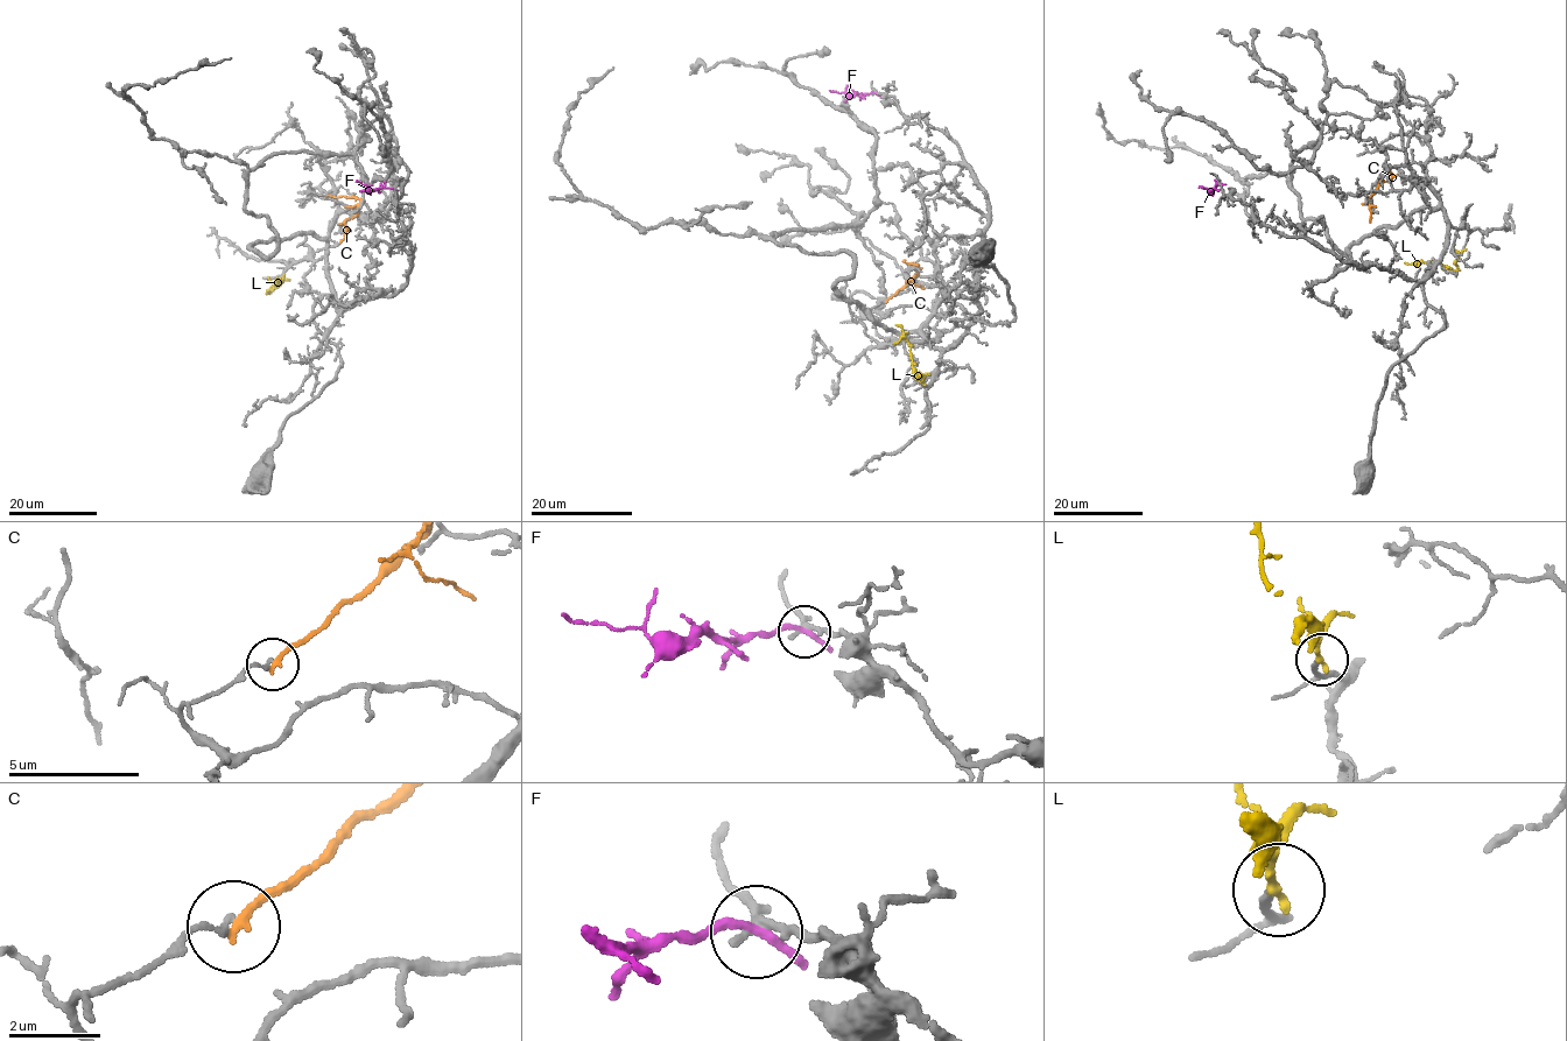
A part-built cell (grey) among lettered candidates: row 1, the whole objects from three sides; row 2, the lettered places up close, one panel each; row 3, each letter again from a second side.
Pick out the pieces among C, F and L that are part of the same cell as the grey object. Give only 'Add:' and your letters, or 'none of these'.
Add: L

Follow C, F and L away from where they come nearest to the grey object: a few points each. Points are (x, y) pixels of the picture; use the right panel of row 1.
C: (1391, 173), (1384, 170), (1381, 183), (1368, 199), (1370, 222)
F: (1220, 183), (1209, 190), (1199, 187)
L: (1463, 250), (1454, 271), (1428, 261), (1405, 262)

